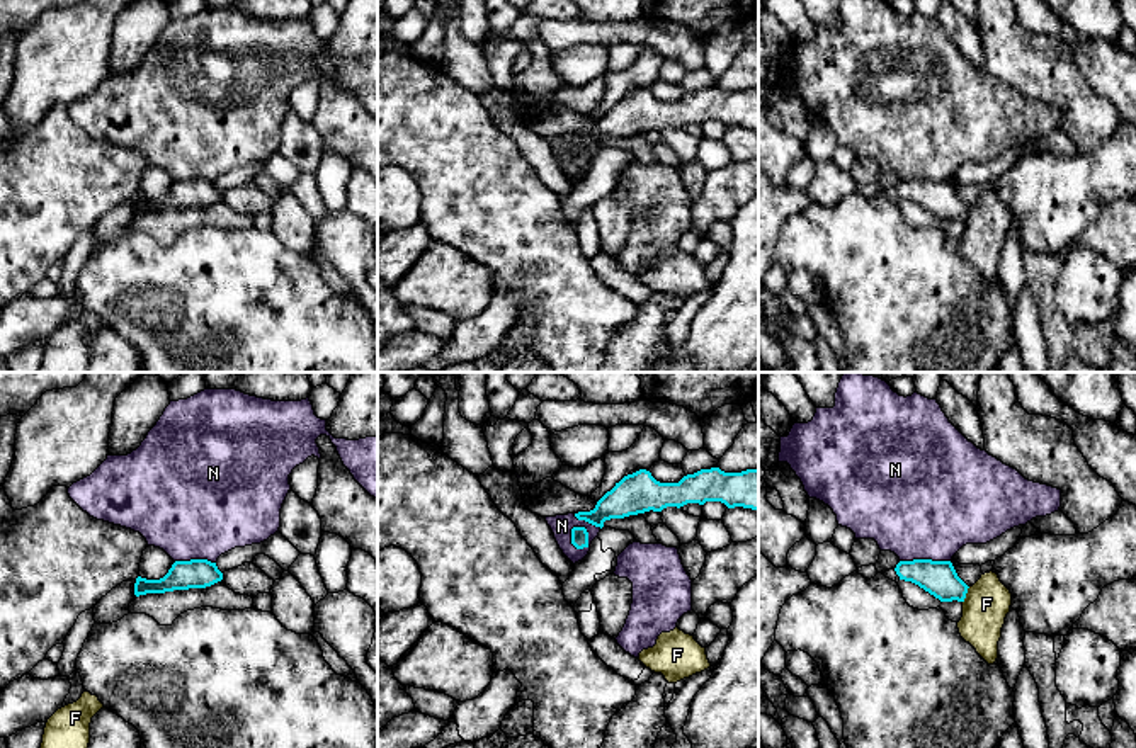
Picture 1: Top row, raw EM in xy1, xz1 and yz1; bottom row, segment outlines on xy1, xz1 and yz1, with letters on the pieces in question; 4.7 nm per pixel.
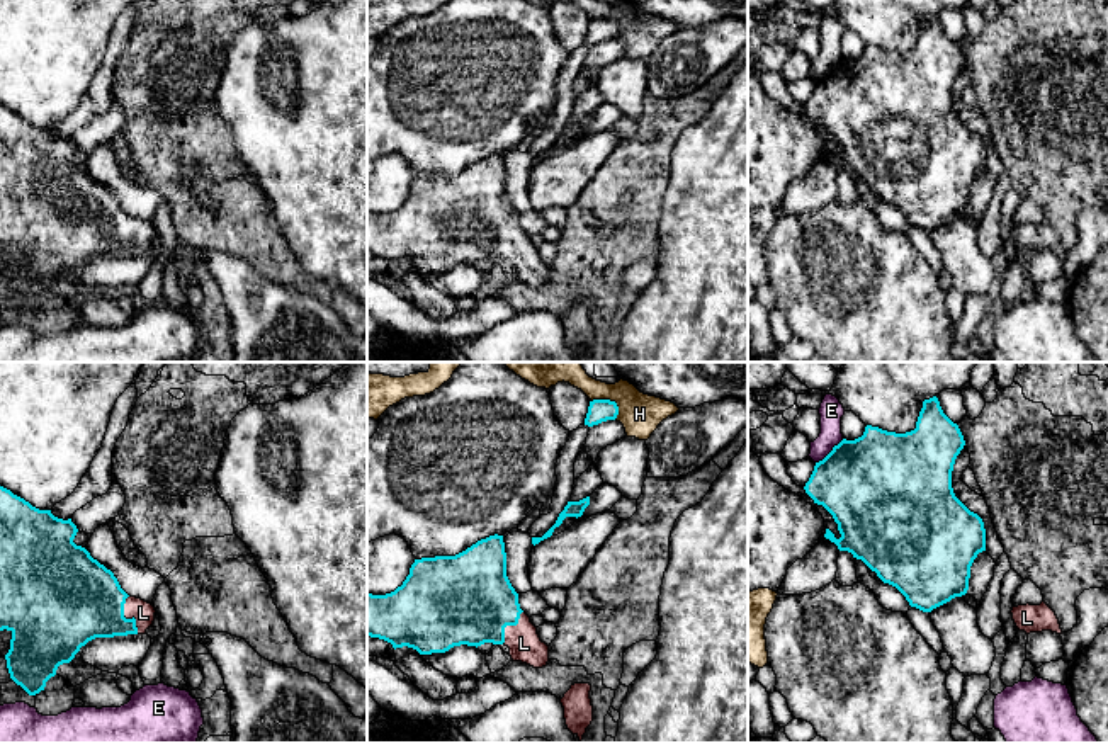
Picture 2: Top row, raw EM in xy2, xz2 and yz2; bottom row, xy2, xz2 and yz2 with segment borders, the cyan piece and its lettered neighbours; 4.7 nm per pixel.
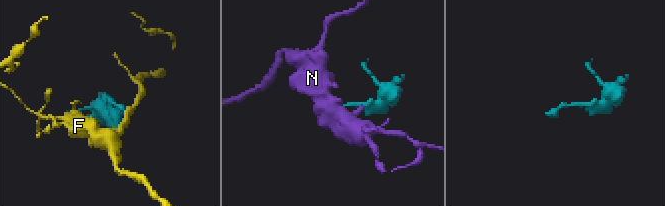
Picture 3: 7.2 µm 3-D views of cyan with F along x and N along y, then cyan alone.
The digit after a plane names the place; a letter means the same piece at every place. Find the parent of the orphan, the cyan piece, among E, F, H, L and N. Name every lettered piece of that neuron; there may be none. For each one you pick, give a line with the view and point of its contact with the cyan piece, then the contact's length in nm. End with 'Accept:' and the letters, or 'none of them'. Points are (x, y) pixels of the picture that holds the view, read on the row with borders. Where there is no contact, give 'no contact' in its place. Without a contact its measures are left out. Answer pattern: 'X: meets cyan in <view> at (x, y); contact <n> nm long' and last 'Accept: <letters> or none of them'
L: meets cyan in xy2 at (124, 618); contact 190 nm long
Accept: L

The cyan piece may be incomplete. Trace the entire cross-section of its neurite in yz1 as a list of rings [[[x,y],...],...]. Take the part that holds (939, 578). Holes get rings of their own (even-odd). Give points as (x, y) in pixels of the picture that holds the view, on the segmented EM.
[[[913,559],[895,568],[900,580],[912,581],[940,602],[964,602],[968,585],[957,576],[951,561]]]

